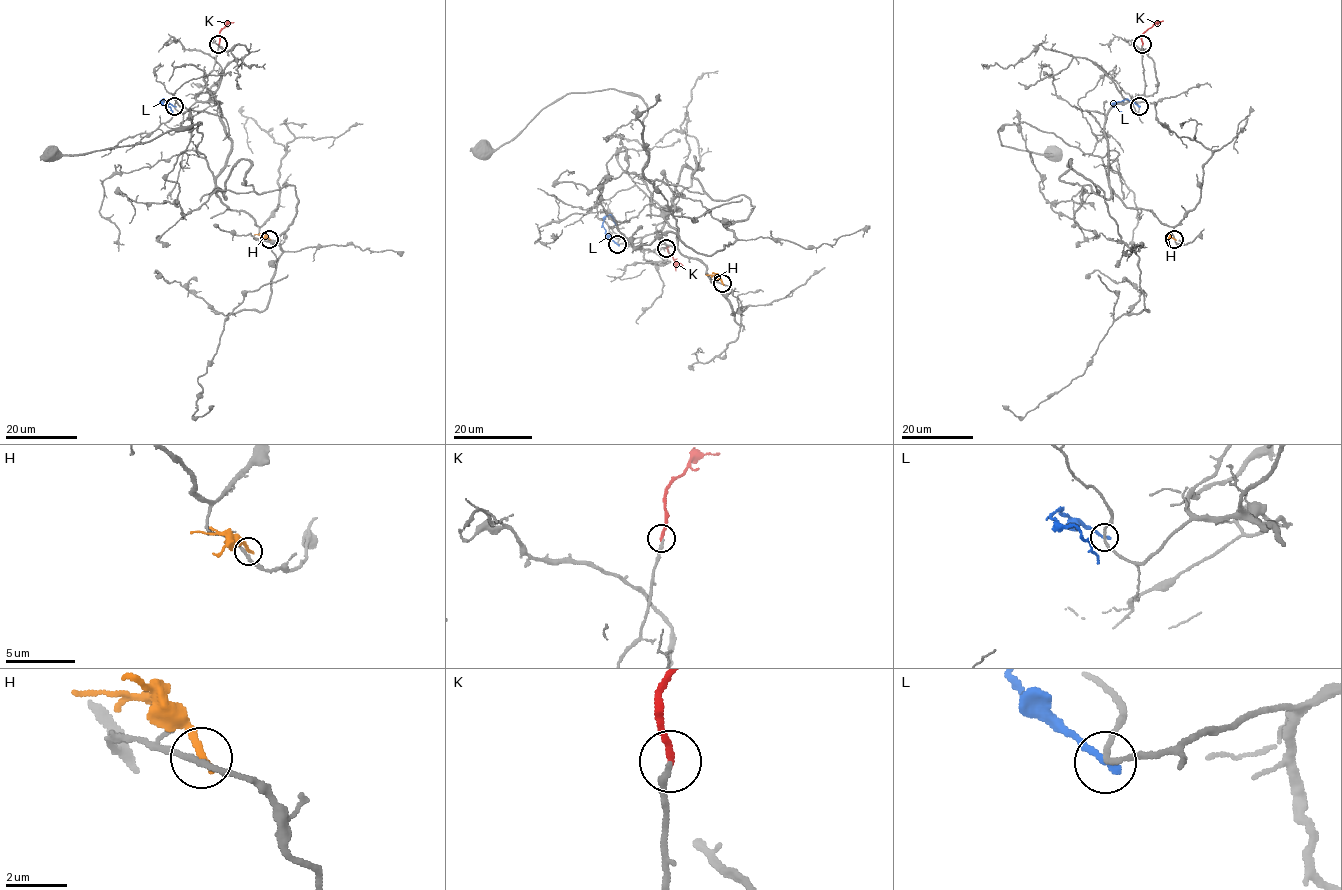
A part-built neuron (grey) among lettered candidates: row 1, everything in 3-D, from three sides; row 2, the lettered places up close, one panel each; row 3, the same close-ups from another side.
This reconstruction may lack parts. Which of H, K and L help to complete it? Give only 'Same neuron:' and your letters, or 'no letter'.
Same neuron: K

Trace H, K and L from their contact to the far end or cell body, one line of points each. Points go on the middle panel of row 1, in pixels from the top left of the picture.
H: (722, 283), (715, 276), (705, 275)
K: (666, 248), (675, 261), (676, 271)
L: (617, 244), (606, 232), (603, 221), (610, 215), (615, 225)

